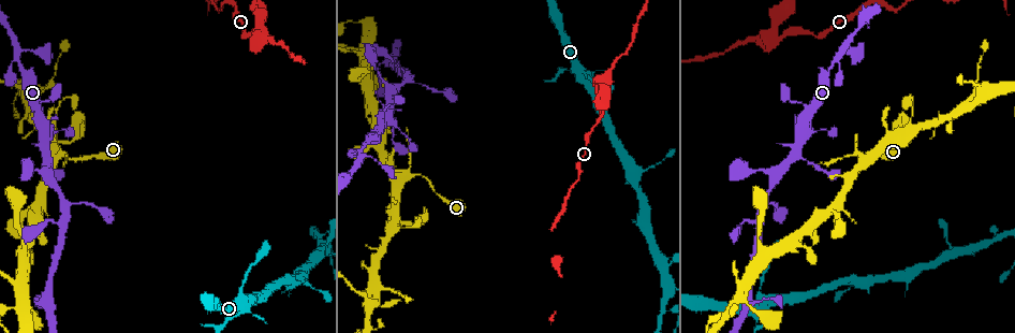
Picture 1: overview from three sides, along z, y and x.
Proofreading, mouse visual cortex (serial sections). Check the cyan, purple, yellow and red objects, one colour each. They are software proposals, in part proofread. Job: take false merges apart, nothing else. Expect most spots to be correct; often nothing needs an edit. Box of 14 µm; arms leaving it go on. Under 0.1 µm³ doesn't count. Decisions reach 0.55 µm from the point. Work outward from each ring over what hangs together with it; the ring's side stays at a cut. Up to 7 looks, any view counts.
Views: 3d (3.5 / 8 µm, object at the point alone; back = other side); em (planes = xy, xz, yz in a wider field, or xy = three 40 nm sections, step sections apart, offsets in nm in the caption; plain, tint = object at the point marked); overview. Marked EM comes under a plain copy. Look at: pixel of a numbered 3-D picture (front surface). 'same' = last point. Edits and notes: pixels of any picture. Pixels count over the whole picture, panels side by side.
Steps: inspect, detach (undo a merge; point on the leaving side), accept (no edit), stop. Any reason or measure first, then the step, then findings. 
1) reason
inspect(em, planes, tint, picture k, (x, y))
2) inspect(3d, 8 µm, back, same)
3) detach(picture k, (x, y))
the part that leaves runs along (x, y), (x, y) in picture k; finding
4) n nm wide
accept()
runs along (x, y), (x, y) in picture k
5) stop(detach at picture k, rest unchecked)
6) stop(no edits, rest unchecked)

thick turns thin
inspect(3d, 3.5 µm, picture 1, (854, 51))

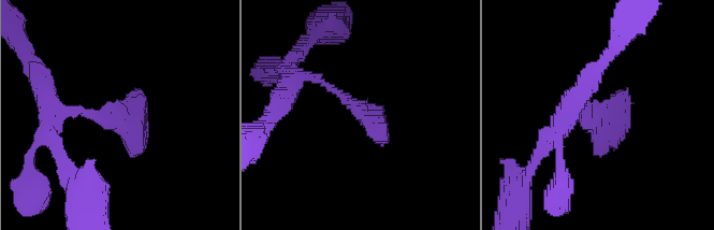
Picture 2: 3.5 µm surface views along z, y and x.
need the tissue
inspect(em, xy, step 1, tint, picture 2, (356, 108))

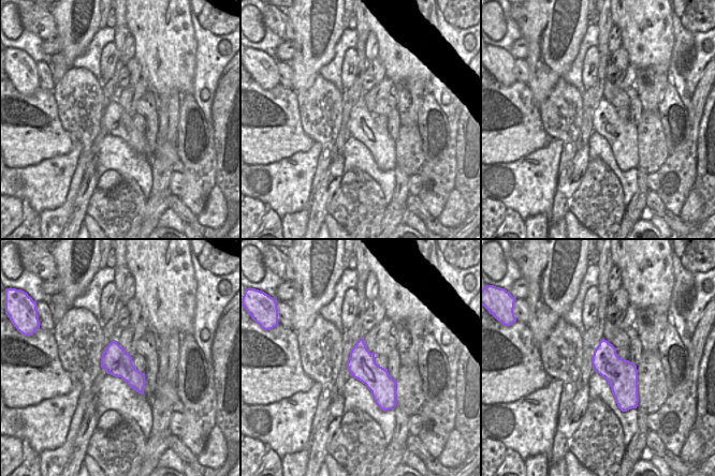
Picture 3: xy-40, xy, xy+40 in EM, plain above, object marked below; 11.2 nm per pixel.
inspect(em, xy, step 2, tint, same)

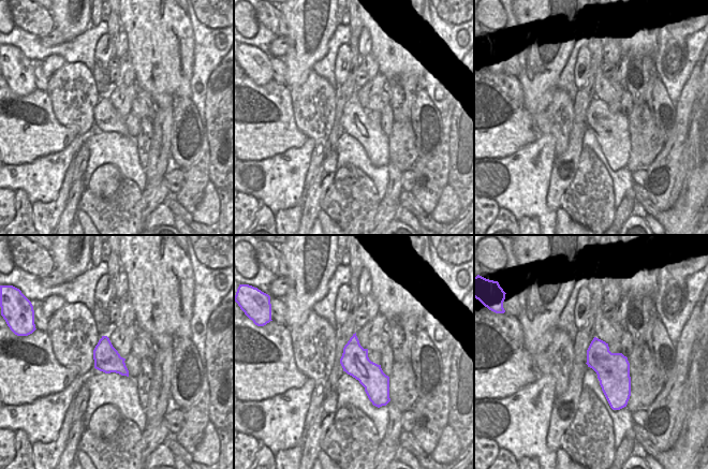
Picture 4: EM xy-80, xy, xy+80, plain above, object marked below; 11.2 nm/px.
accept()
runs along (291, 80), (321, 80), (383, 146) in picture 2; continuous, no second cell

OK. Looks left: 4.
narrows sharply
inspect(3d, 3.5 µm, picture 1, (375, 68))

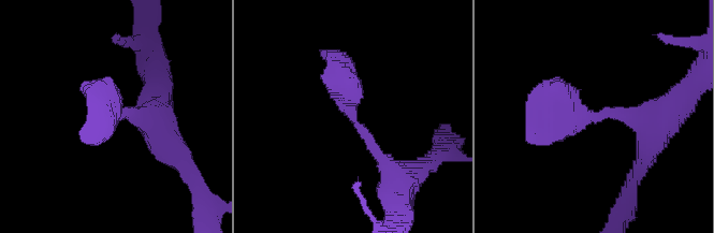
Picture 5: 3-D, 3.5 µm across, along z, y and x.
shape alone is not enough
inspect(em, xy, step 3, tint, picture 5, (593, 117))

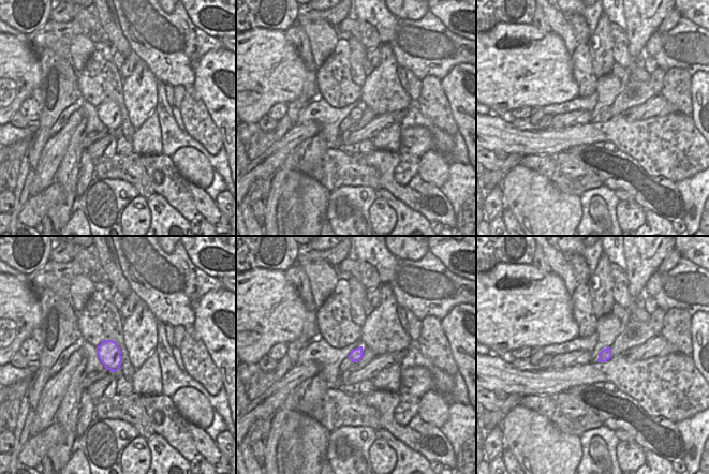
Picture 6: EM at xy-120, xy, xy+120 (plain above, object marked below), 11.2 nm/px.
accept()
runs along (396, 183), (353, 119), (334, 59) in picture 5; one cell here

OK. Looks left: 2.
sharp bend
inspect(3d, 8 µm, picture 1, (786, 15))

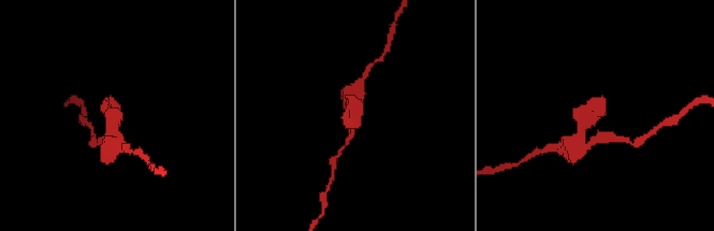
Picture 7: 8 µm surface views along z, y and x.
closer look
inspect(3d, 3.5 µm, picture 7, (598, 112))

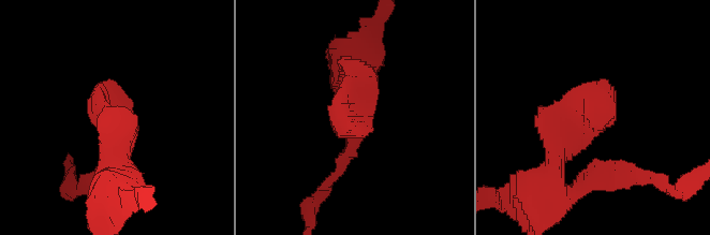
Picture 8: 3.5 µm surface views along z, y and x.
accept()
runs along (549, 192), (560, 100) in picture 8; continuous, no second cell

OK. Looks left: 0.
stop(no edits, rest unchecked)

